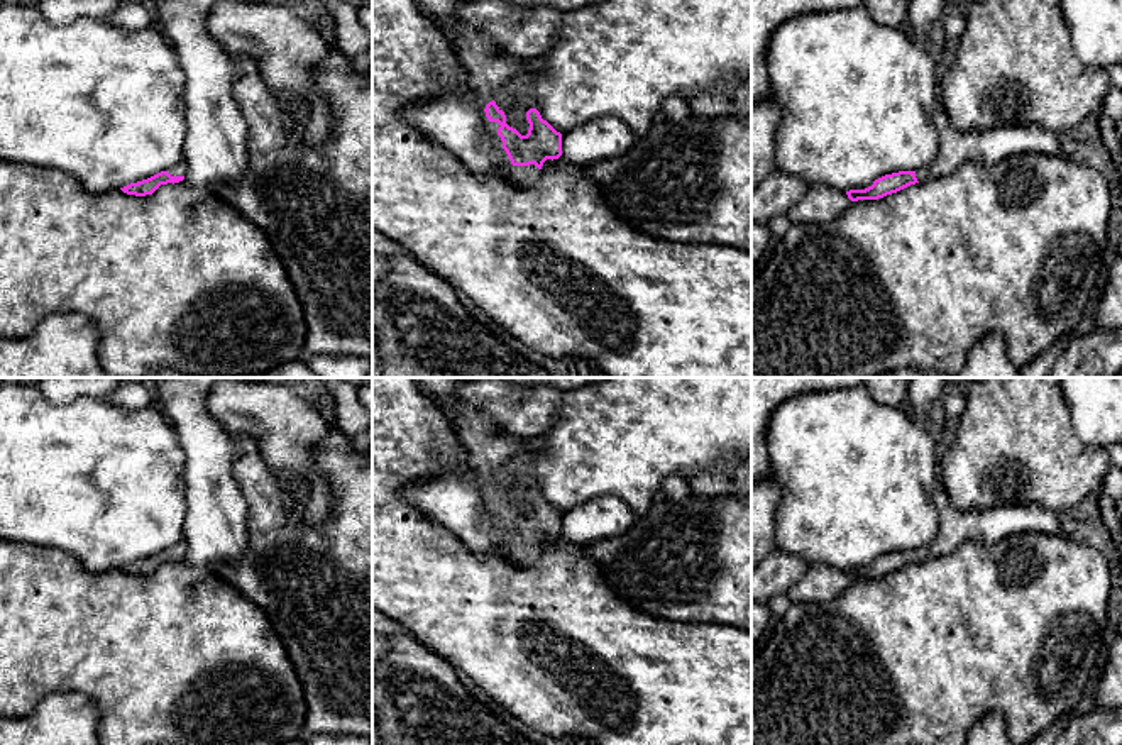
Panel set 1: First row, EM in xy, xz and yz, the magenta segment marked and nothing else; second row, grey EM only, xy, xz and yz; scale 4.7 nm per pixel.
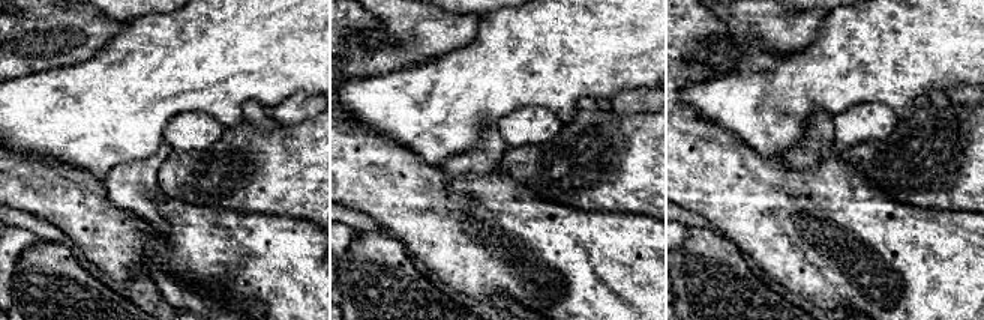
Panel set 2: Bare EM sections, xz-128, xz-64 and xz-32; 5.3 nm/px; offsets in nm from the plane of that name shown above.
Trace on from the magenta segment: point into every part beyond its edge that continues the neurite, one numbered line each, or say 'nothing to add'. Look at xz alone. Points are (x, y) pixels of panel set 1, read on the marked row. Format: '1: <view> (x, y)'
1: xz (488, 68)
2: xz (522, 176)

